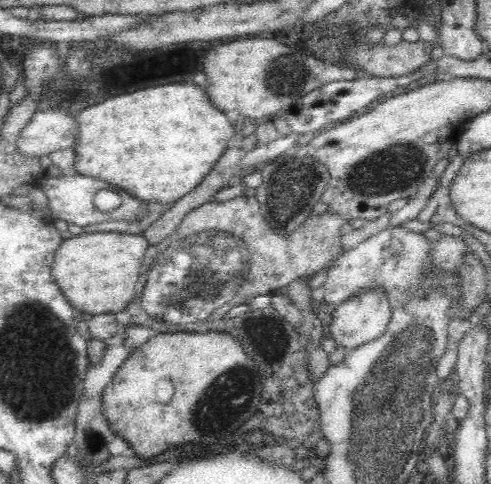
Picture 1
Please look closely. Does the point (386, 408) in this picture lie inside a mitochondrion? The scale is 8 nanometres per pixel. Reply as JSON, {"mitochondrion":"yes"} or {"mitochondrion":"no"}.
{"mitochondrion":"yes"}

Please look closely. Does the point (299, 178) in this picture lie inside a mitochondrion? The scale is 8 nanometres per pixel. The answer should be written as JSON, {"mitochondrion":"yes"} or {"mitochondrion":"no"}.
{"mitochondrion":"yes"}

